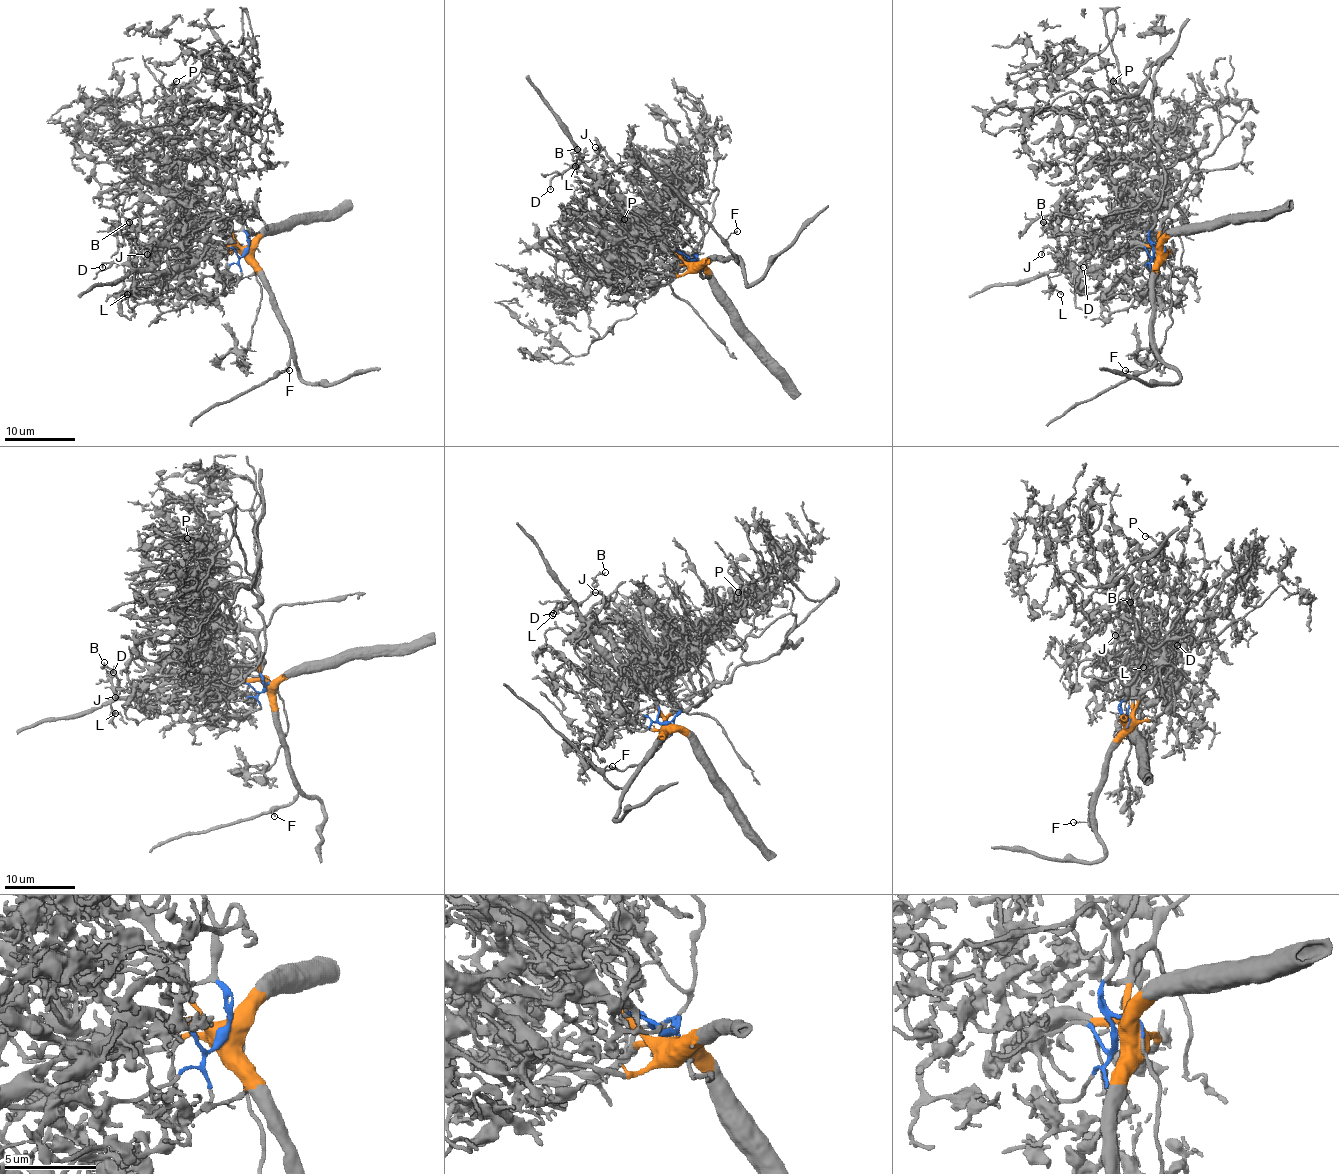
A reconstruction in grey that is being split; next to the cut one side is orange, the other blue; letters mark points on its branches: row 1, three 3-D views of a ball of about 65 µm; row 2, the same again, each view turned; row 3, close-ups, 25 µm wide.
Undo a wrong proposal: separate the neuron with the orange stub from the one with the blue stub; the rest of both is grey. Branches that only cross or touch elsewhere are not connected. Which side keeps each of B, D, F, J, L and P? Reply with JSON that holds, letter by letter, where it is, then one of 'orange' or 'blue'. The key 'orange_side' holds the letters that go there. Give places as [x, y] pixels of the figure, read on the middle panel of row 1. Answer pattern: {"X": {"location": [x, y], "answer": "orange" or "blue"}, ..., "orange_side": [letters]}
{"B": {"location": [577, 149], "answer": "orange"}, "D": {"location": [550, 189], "answer": "orange"}, "F": {"location": [737, 231], "answer": "orange"}, "J": {"location": [595, 147], "answer": "orange"}, "L": {"location": [575, 166], "answer": "orange"}, "P": {"location": [624, 219], "answer": "blue"}, "orange_side": ["B", "D", "F", "J", "L"]}

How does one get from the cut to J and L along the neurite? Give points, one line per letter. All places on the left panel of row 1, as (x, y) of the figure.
J: (246, 251), (237, 246), (212, 244), (184, 265), (156, 270), (156, 251), (152, 248), (147, 255)
L: (246, 251), (235, 246), (214, 246), (189, 265), (136, 270), (128, 293)

